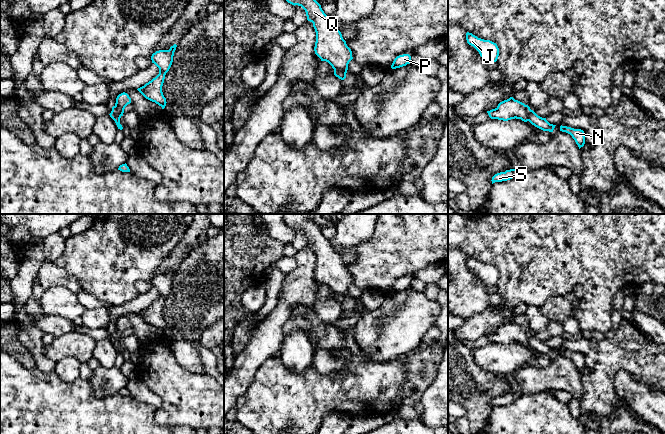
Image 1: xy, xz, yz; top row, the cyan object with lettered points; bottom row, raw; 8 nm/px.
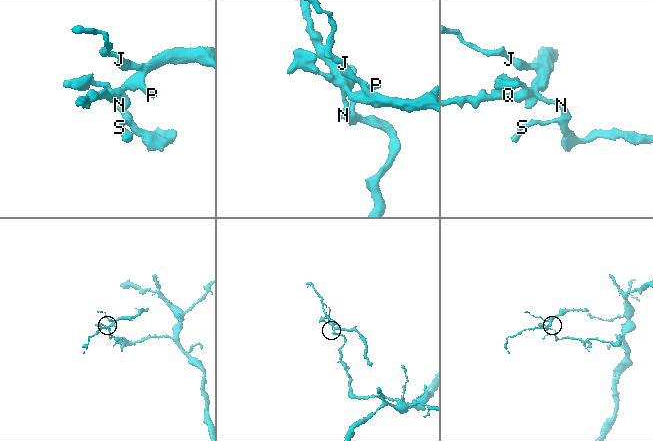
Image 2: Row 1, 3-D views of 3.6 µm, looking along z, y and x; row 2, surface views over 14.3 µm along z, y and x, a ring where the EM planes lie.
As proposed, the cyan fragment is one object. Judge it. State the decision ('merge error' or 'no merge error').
merge error

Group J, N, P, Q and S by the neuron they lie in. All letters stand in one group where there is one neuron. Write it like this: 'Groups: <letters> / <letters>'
Groups: J P Q / N S

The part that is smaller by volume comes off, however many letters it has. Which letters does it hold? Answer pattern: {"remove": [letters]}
{"remove": ["J", "P", "Q"]}

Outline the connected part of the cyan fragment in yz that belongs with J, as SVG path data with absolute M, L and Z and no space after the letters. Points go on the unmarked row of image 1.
M466 257L467 267L473 270L486 286L496 286L499 280L499 272L490 264L478 262L472 257Z

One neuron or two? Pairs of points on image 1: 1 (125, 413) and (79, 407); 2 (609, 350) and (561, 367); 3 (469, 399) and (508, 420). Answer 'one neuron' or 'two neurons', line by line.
1: one neuron
2: two neurons
3: two neurons

